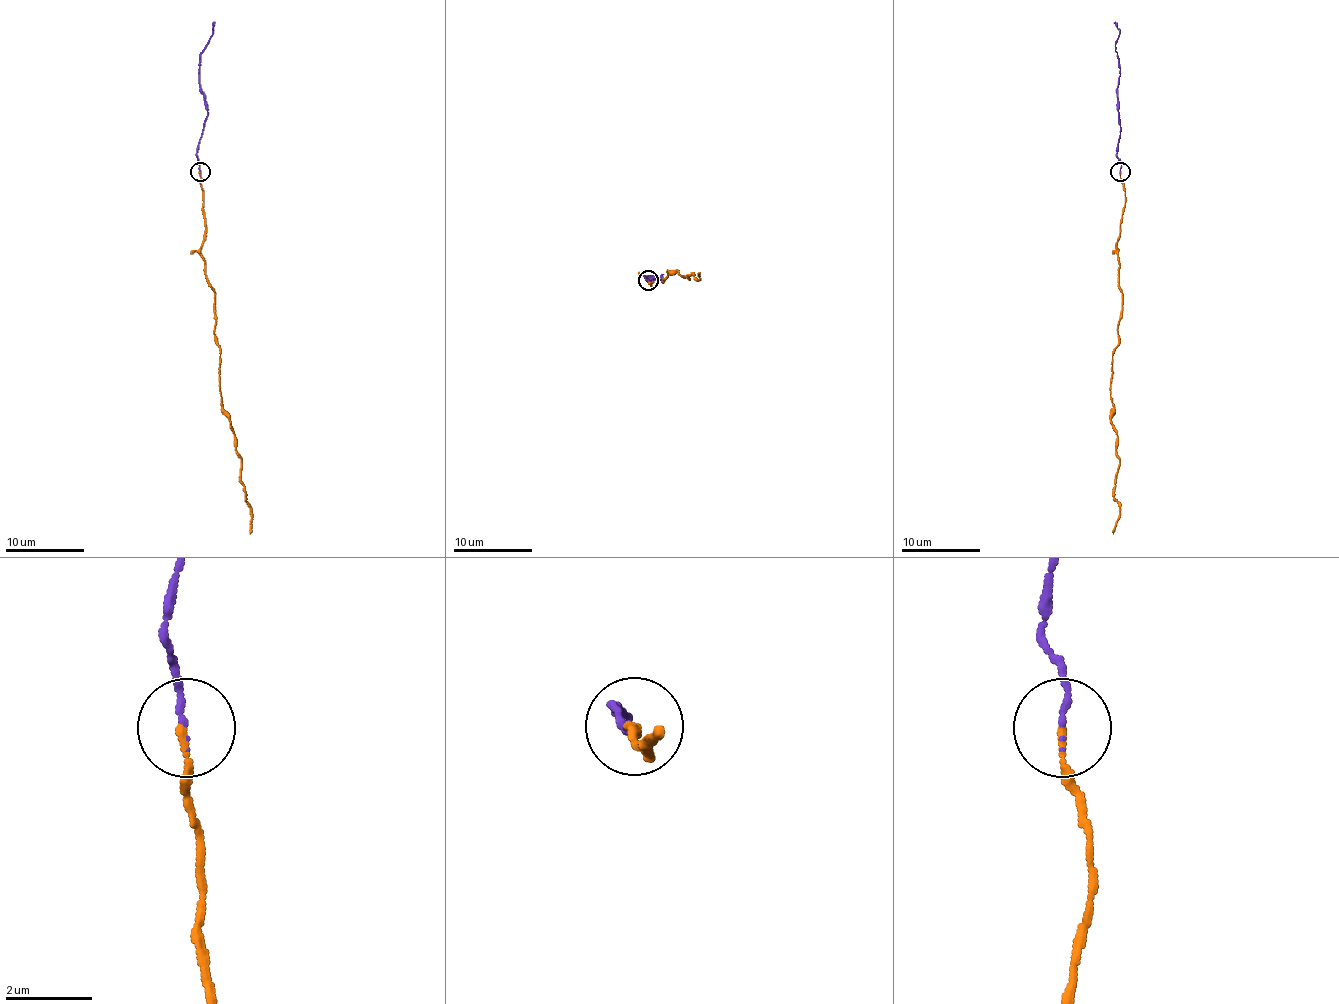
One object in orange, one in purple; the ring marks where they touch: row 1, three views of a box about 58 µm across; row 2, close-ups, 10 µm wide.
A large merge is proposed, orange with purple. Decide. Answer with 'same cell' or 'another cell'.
same cell

